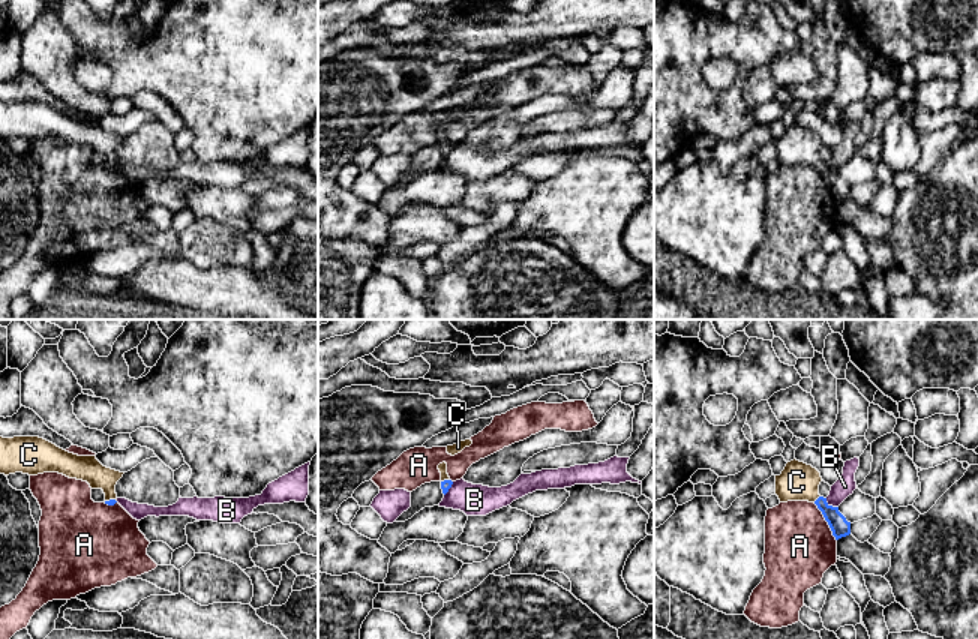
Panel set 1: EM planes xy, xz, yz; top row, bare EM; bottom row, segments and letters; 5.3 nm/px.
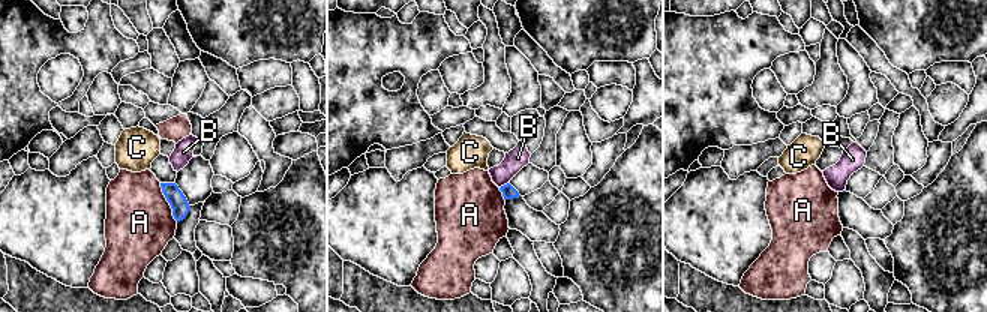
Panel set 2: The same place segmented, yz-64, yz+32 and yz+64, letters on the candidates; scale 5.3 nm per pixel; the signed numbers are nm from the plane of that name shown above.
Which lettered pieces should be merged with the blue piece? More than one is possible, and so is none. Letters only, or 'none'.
C

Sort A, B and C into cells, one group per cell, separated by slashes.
A / B / C

